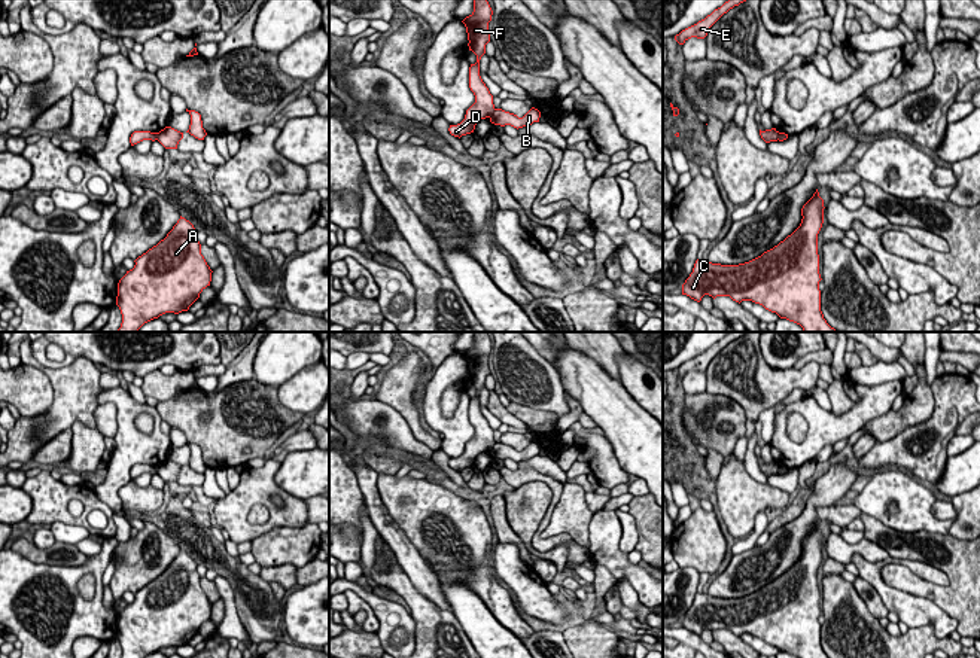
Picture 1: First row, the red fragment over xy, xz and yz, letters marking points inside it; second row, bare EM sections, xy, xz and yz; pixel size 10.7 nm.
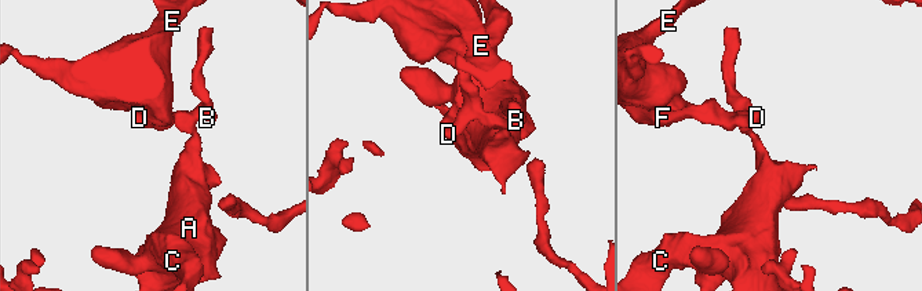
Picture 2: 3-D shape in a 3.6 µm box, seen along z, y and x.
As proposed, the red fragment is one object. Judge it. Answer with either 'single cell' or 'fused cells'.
fused cells

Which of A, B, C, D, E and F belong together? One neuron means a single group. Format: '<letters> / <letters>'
A B C / D E F

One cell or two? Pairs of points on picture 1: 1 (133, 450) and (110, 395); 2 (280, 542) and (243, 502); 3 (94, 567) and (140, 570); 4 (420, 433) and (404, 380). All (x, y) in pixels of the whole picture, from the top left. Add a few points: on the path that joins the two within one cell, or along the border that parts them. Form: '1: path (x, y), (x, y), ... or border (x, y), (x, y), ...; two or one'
1: path (128, 436), (124, 407); one
2: border (306, 523), (303, 526), (273, 527), (250, 542); two
3: border (118, 542), (112, 554); two
4: path (413, 420), (404, 404), (404, 393); one

